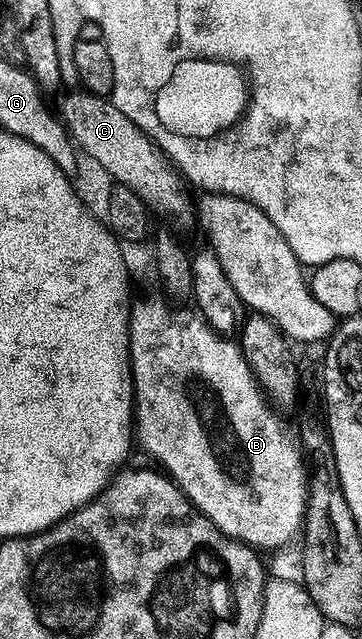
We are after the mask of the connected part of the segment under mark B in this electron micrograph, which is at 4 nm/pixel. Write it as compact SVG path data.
M143 304L132 307L131 310L131 381L135 387L135 413L137 438L143 442L143 448L156 460L158 467L170 476L178 488L189 497L195 509L205 514L227 536L239 540L242 544L249 544L256 550L274 550L282 548L291 535L302 529L307 515L307 473L305 460L300 449L287 438L282 428L277 424L272 407L265 401L265 397L255 382L255 375L243 356L243 350L238 343L219 335L210 324L202 319L194 318L188 324L178 324L171 317L171 312L163 304Z

